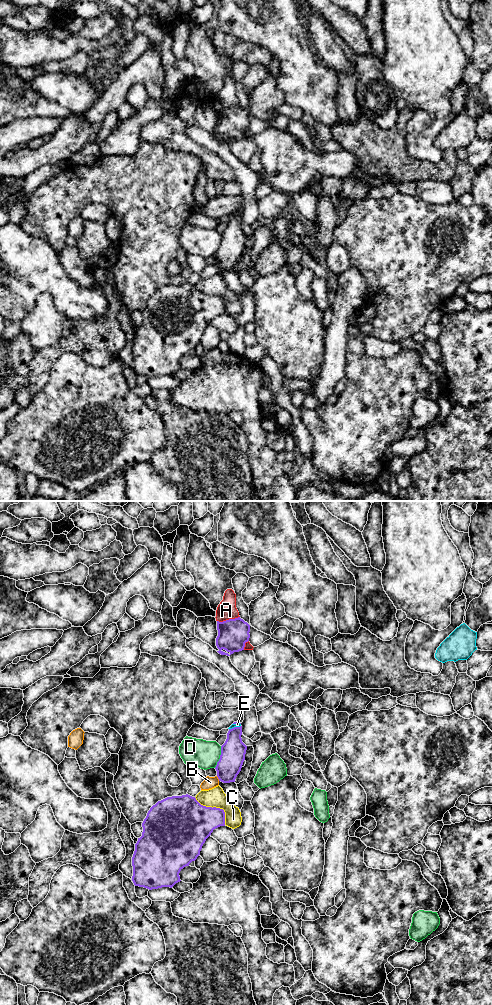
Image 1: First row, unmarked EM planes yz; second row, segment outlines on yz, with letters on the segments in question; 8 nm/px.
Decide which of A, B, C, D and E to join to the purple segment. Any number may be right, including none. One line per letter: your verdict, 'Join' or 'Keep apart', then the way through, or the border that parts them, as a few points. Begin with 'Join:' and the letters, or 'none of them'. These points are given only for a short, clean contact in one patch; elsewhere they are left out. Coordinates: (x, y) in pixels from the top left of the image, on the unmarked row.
Join: none of them
A: Keep apart
B: Keep apart
C: Keep apart
D: Keep apart
E: Keep apart. Boundary: yz (240, 211), (239, 214), (229, 217)

